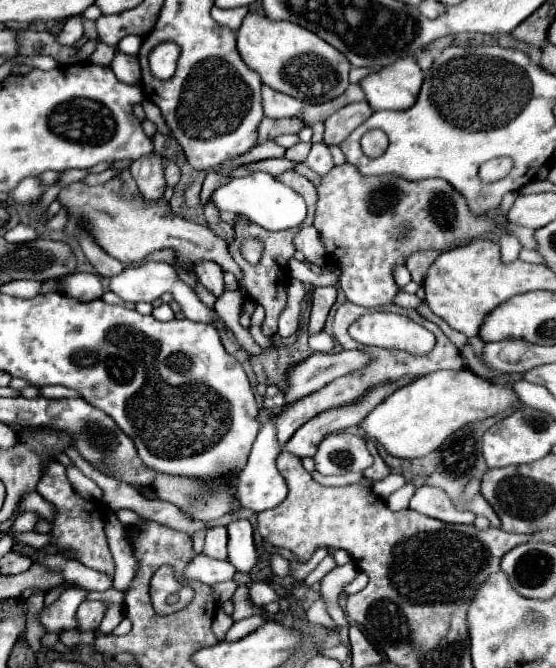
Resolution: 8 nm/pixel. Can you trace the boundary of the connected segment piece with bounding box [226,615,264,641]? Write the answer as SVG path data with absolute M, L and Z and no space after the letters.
M260 615L234 621L234 625L232 625L232 627L228 629L228 633L226 633L226 641L238 641L238 639L246 637L248 633L256 631L262 623L264 623L264 617L260 617Z

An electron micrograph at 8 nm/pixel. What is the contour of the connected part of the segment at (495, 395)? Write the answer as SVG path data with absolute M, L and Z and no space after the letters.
M470 369L434 371L388 395L360 423L360 427L370 439L382 443L390 455L416 459L426 457L428 453L438 449L444 439L448 439L460 427L484 421L494 415L504 415L508 409L516 409L516 405L520 405L520 399L512 389L494 385L474 375Z

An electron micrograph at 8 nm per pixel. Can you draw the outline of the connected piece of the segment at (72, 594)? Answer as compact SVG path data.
M82 587L66 589L56 603L52 603L48 609L40 613L40 621L48 631L64 631L64 629L76 629L76 609L86 599L88 591Z

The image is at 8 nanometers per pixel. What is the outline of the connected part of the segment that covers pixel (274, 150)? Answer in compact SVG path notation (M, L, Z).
M266 141L266 143L256 145L254 149L244 153L242 157L236 157L232 163L226 163L224 169L232 167L232 165L240 165L240 163L252 163L252 161L262 161L262 159L272 159L272 157L284 157L284 153L286 153L284 147L280 147L274 141Z

